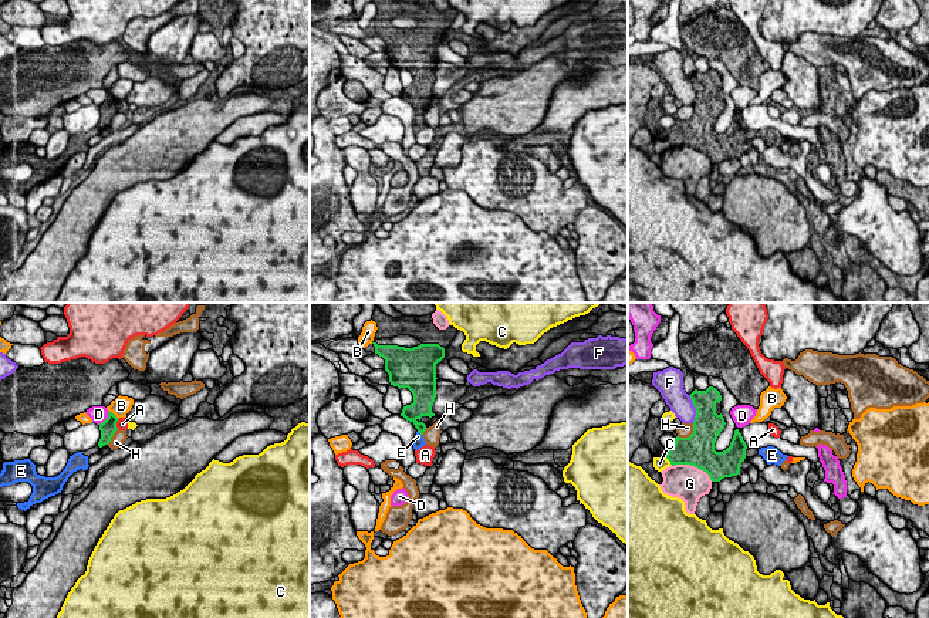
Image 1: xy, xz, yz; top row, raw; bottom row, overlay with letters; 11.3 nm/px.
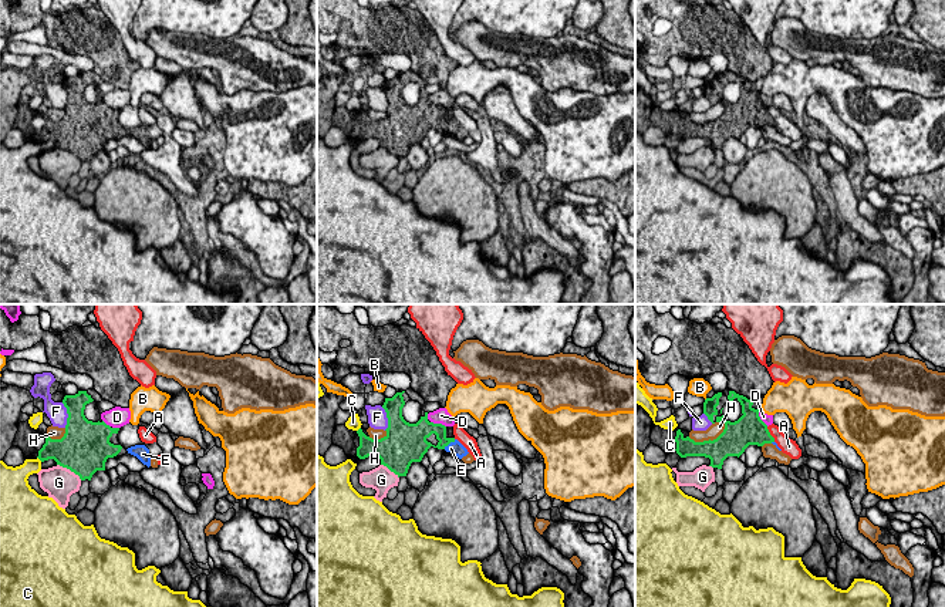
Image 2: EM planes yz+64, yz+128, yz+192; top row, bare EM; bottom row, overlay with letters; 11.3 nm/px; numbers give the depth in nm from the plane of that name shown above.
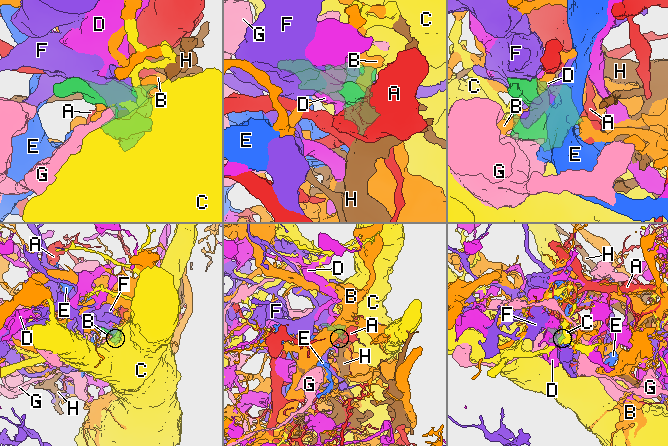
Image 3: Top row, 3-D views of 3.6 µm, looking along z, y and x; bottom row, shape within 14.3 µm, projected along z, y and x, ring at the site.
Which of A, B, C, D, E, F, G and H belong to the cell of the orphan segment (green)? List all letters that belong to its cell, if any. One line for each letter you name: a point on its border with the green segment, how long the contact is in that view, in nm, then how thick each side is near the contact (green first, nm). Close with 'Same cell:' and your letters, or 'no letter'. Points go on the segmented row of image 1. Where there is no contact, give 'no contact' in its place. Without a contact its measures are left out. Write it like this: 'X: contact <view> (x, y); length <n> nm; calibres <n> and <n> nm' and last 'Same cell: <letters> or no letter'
E: contact xz (421, 434); length 80 nm; calibres 160 and 130 nm
Same cell: E

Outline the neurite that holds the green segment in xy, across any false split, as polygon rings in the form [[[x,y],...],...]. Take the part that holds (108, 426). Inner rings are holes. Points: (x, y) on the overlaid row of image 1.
[[[112,412],[108,413],[108,418],[99,423],[101,430],[101,439],[98,442],[98,446],[102,448],[111,442],[111,438],[118,430],[116,422],[119,418],[116,418]]]

